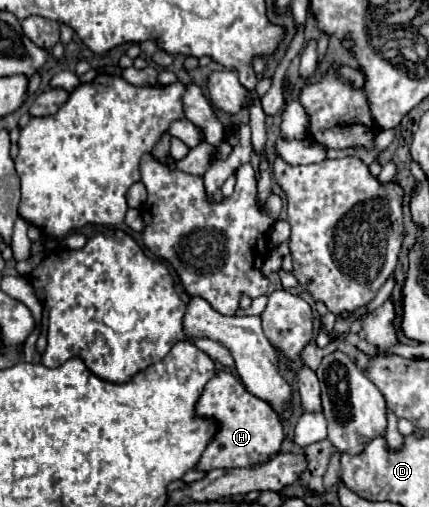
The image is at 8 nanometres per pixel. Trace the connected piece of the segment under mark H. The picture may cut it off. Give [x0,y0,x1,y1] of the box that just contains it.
[195,370,285,472]

